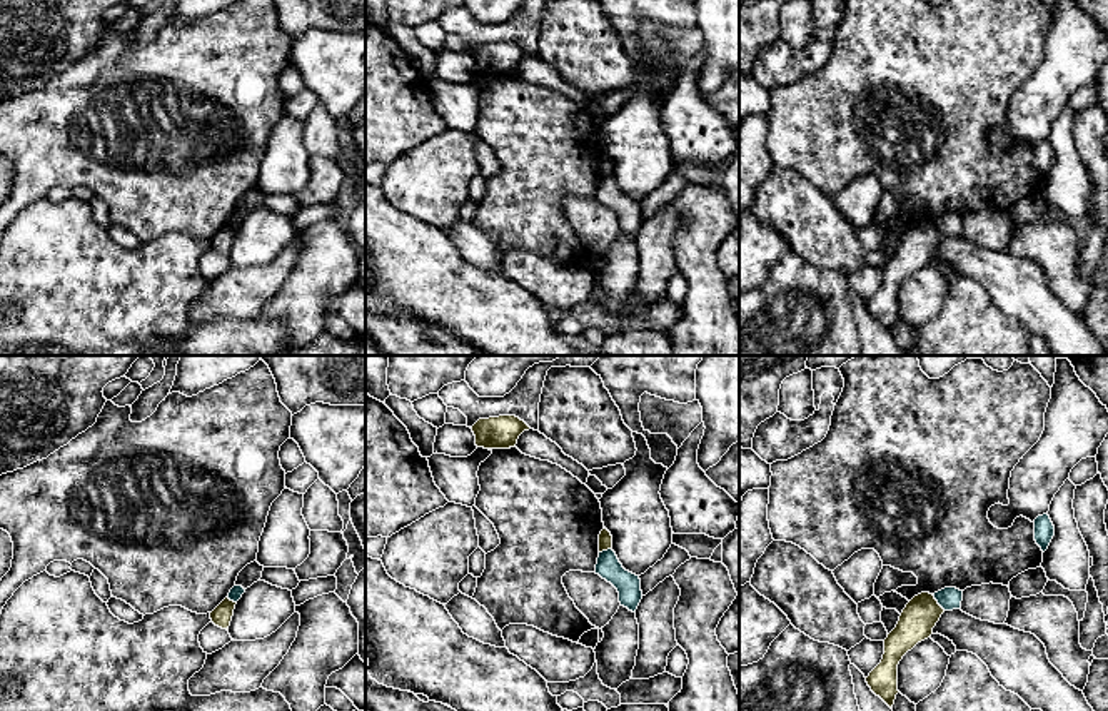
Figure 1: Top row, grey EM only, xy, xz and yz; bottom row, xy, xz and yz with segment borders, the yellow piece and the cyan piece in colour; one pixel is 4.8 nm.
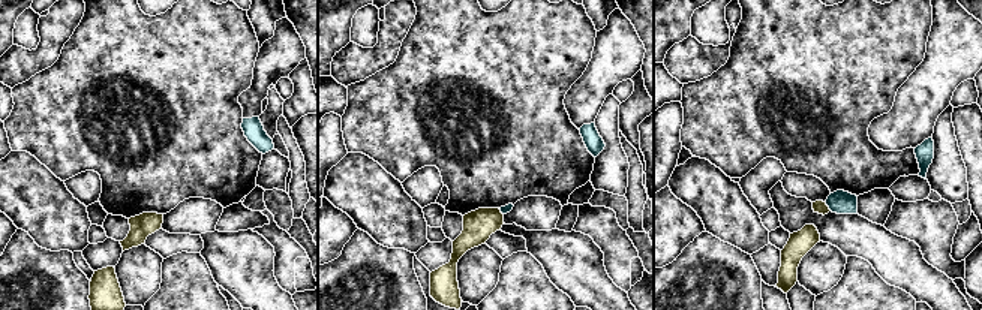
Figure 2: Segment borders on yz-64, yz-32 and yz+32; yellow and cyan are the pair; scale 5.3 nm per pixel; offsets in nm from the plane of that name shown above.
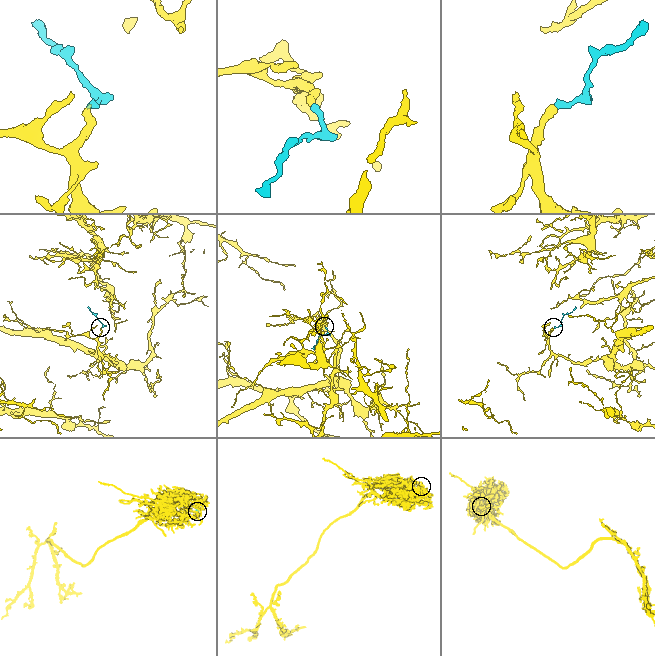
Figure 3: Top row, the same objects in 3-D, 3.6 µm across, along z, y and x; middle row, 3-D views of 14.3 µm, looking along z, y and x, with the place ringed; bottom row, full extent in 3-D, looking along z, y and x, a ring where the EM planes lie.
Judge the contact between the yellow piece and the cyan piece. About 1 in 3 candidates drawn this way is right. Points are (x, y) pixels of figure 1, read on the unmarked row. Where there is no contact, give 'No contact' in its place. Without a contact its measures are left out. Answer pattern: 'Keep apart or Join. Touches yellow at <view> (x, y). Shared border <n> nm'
Keep apart. Touches yellow at yz (936, 229). Shared border 100 nm

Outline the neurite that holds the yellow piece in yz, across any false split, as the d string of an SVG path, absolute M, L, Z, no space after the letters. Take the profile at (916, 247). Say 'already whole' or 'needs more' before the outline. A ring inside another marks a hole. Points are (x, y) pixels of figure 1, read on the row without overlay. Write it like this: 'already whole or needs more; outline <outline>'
already whole; outline M933 220L914 222L903 235L896 254L884 265L881 289L866 304L871 317L893 334L898 317L898 290L918 269L931 264L944 235Z

